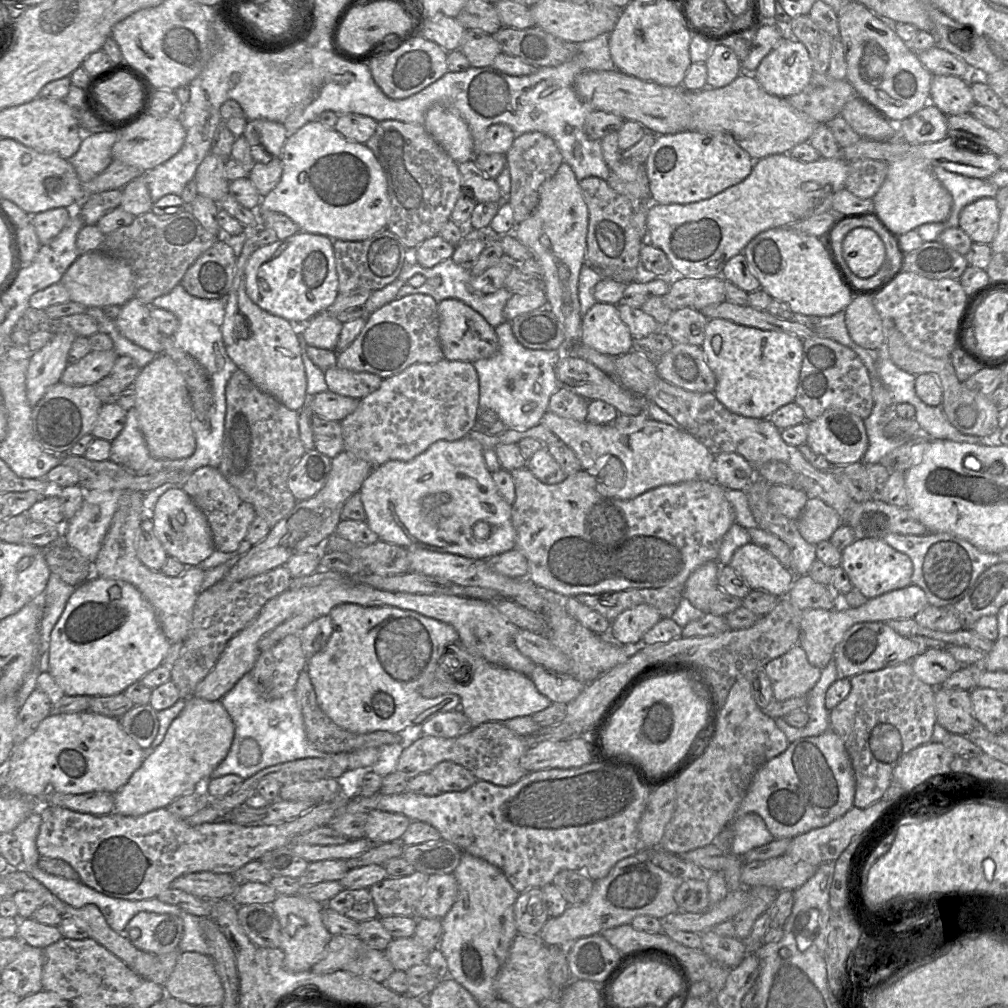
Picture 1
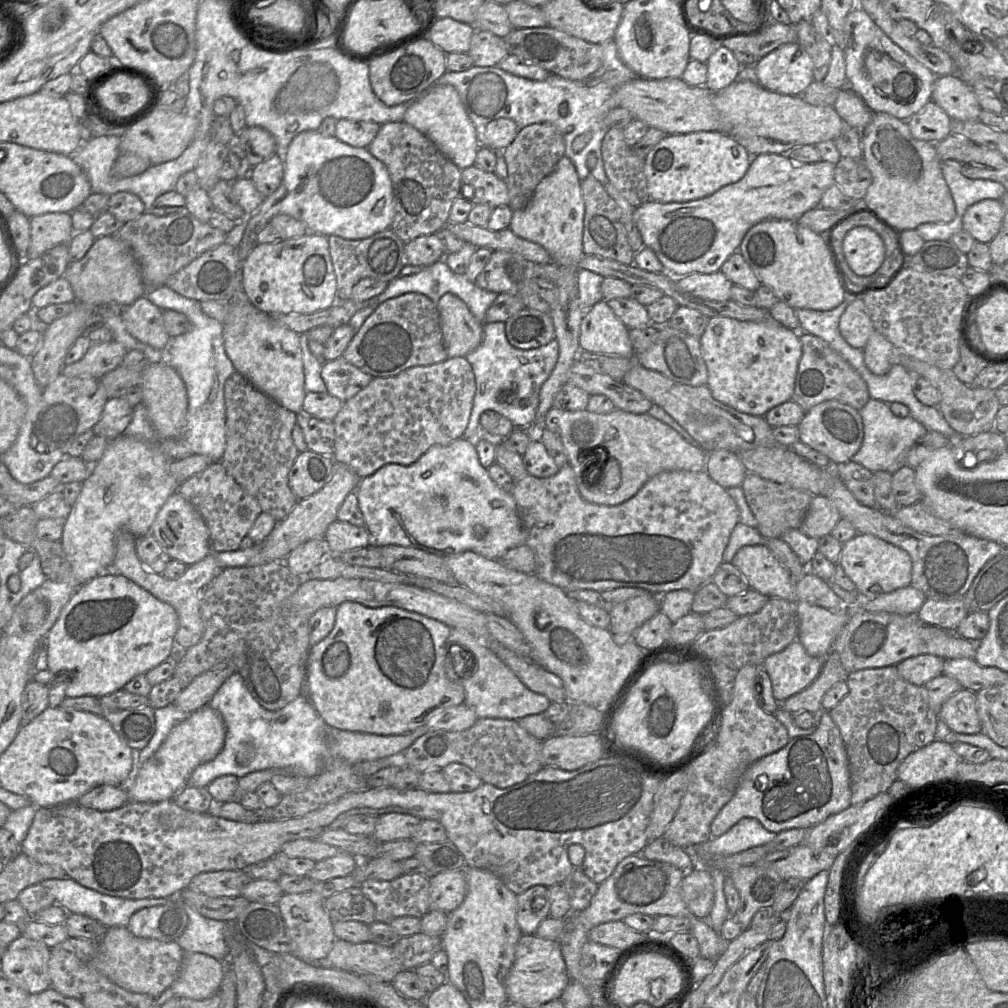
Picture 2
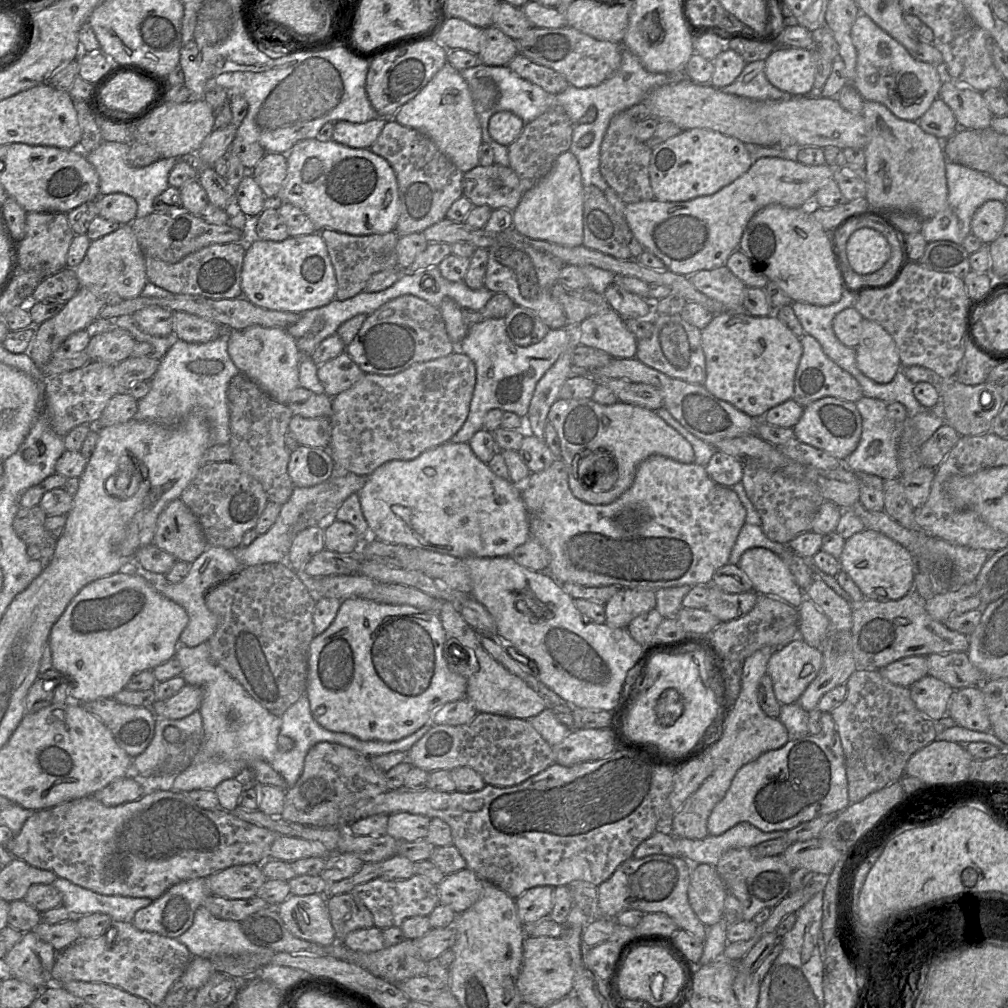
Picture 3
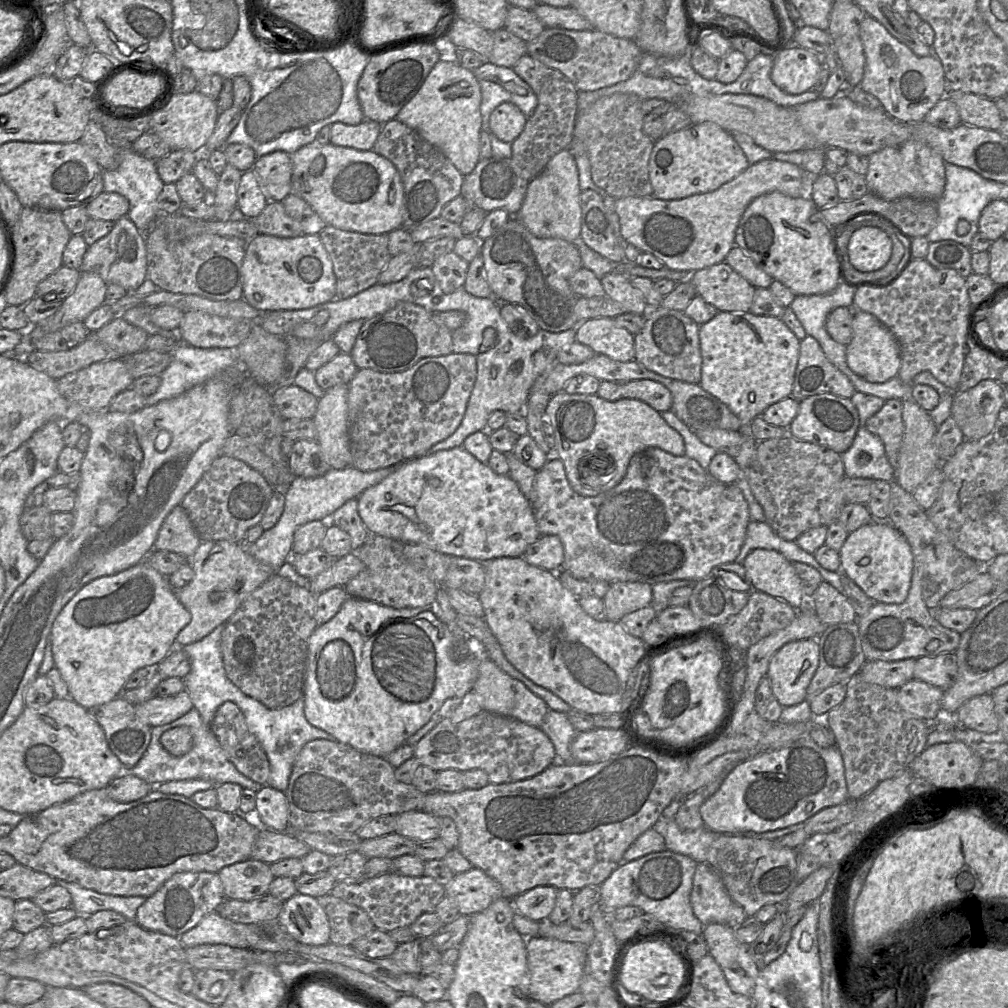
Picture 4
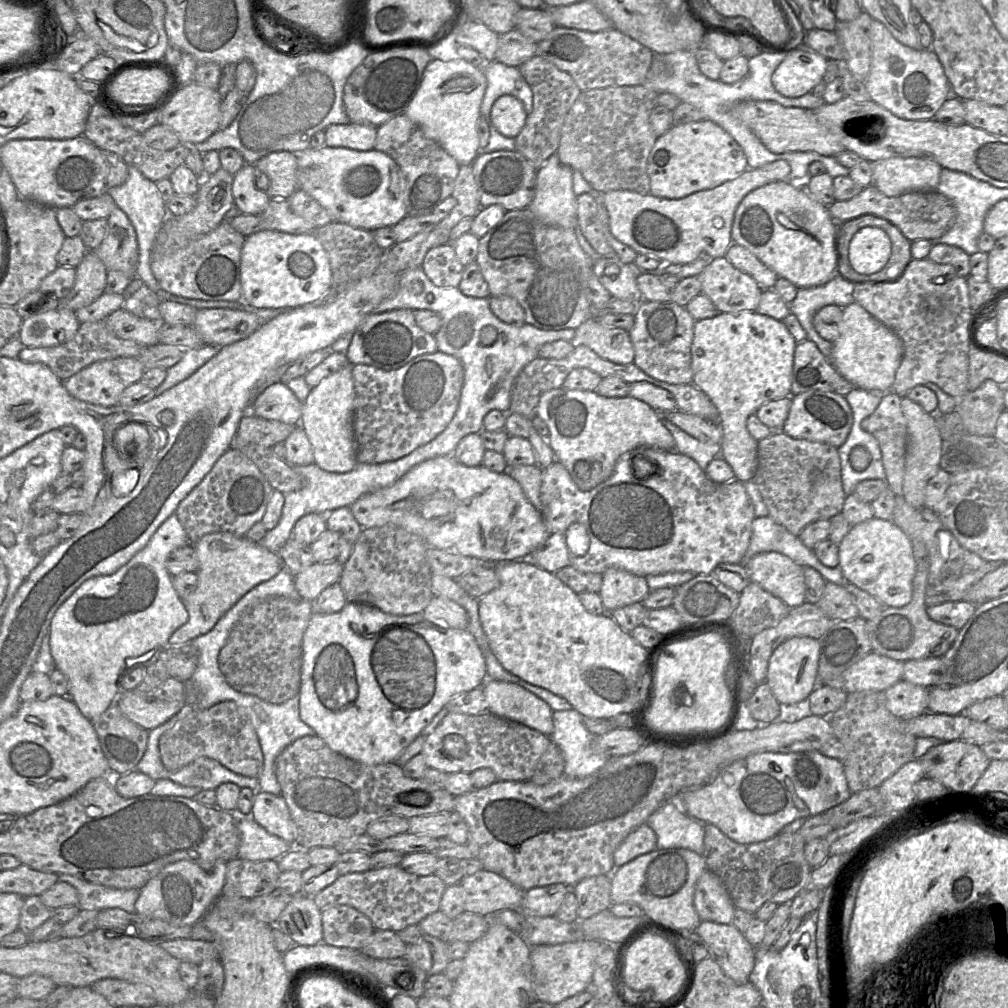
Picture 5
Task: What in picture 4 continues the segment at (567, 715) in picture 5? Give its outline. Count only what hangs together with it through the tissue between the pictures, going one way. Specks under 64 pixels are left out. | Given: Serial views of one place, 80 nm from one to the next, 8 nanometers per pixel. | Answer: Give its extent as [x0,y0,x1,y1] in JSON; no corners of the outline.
[540,709,578,763]

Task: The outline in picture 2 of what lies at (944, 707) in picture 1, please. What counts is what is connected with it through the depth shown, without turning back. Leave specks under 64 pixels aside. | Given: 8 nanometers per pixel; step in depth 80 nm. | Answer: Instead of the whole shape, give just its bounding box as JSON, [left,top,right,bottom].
[938,689,982,734]

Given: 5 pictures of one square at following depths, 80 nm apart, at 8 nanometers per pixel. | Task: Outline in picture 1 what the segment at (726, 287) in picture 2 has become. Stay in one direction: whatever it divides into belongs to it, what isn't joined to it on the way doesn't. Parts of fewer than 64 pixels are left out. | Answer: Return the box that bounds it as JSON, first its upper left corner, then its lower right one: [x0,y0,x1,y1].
[662,277,726,311]

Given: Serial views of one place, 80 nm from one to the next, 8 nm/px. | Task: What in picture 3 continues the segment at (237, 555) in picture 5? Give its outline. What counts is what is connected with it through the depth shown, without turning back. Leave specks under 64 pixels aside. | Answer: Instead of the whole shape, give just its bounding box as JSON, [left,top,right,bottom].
[125,545,243,647]

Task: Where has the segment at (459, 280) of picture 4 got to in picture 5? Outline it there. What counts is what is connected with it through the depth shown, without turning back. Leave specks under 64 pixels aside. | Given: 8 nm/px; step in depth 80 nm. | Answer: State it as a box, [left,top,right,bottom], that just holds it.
[421,243,464,288]

